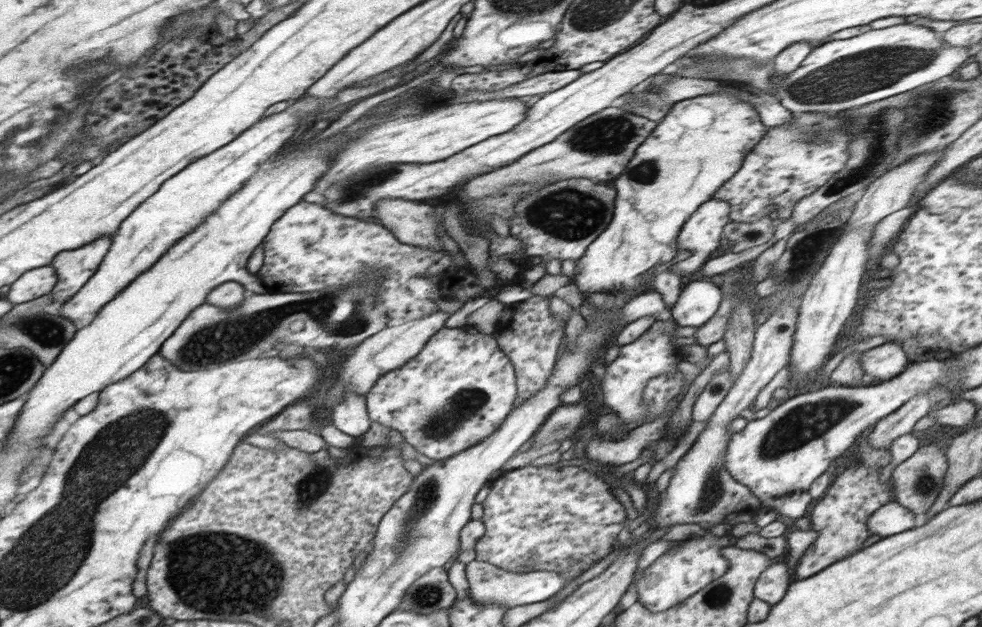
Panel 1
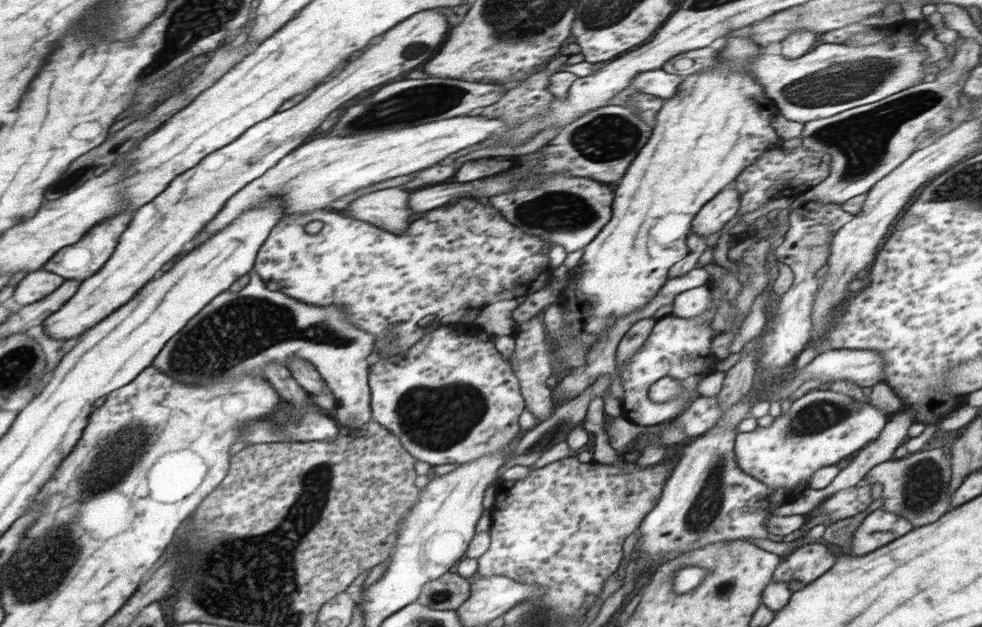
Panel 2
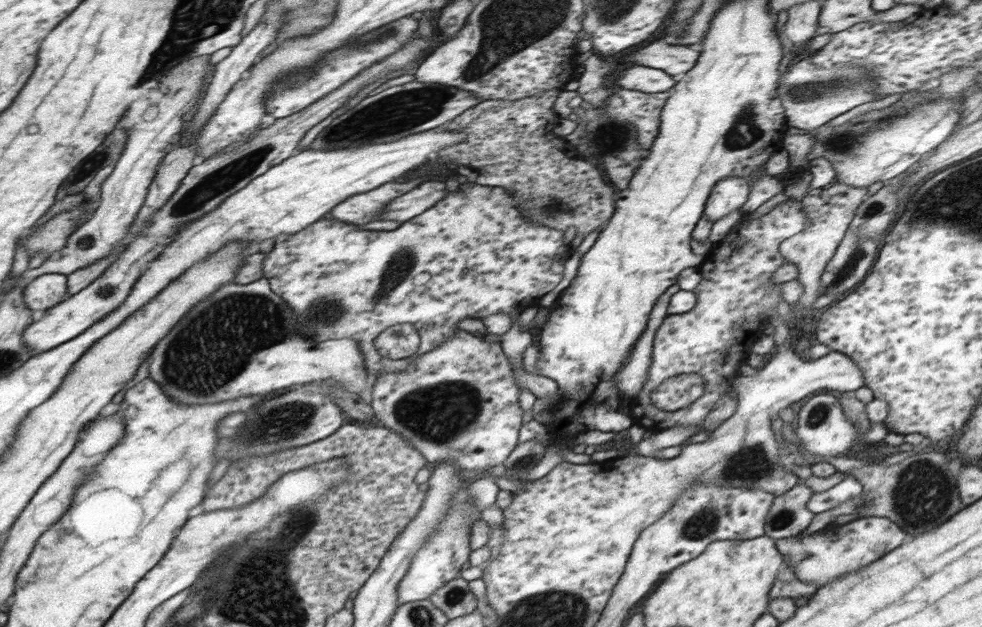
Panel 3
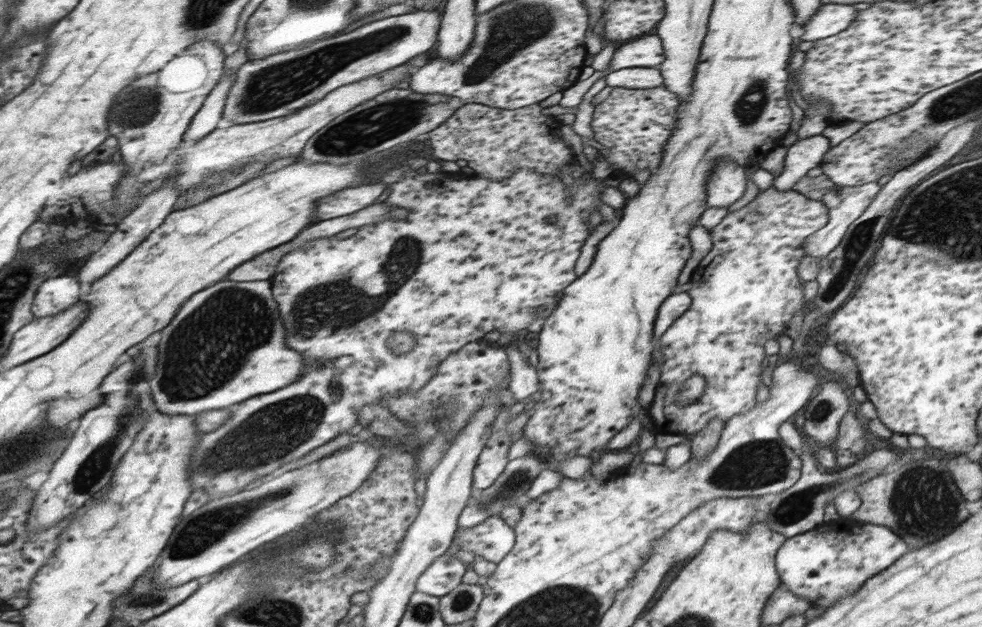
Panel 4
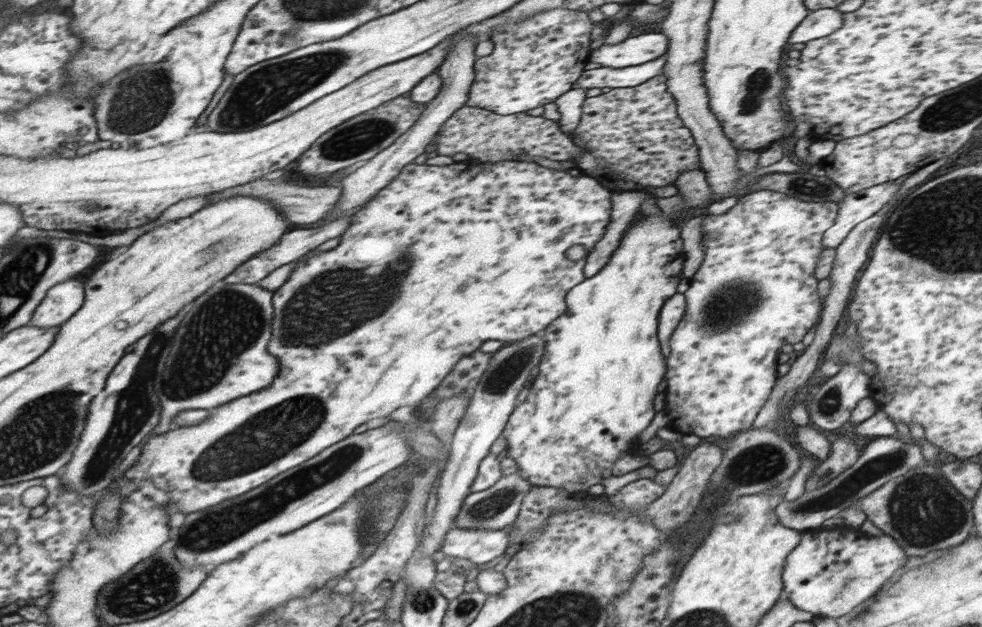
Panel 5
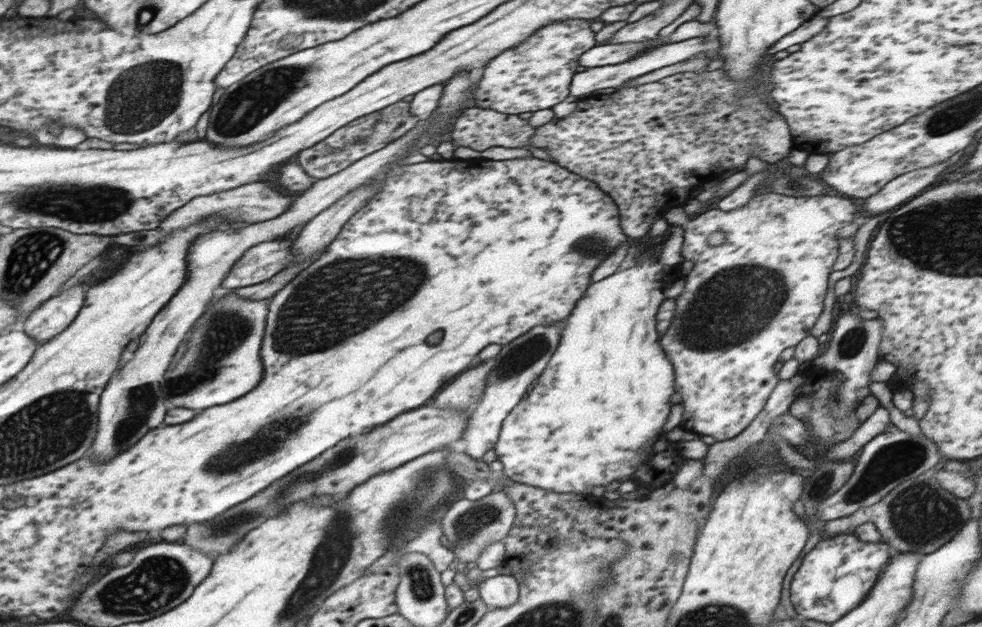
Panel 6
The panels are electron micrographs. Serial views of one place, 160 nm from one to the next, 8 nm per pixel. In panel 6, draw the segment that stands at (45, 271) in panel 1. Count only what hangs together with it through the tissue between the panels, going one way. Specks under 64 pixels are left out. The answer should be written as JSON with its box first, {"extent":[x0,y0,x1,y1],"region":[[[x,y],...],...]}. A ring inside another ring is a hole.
{"extent":[20,286,86,344],"region":[[[74,286],[62,294],[54,294],[24,319],[20,328],[39,344],[49,341],[76,320],[83,307],[86,290]]]}

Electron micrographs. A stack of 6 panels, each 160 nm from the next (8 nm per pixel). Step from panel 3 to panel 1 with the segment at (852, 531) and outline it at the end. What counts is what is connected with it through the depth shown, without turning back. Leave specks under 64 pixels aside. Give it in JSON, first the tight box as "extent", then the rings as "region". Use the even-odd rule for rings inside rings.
{"extent":[868,501,915,540],"region":[[[895,501],[888,502],[868,517],[868,531],[872,540],[886,538],[915,528],[915,514]]]}

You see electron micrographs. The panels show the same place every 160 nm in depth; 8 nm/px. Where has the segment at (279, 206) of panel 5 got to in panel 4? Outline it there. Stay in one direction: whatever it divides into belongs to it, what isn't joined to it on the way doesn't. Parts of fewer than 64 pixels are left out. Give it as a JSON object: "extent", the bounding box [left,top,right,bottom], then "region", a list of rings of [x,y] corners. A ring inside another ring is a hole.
{"extent":[315,180,386,221],"region":[[[378,180],[368,182],[366,185],[343,188],[319,200],[315,206],[316,221],[346,216],[374,205],[384,192],[386,184],[378,184]]]}

